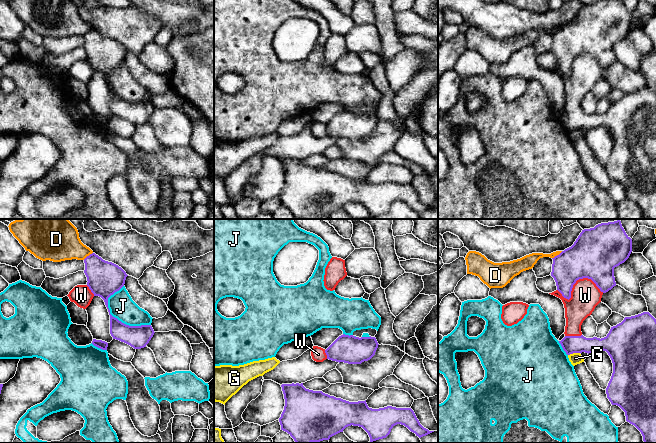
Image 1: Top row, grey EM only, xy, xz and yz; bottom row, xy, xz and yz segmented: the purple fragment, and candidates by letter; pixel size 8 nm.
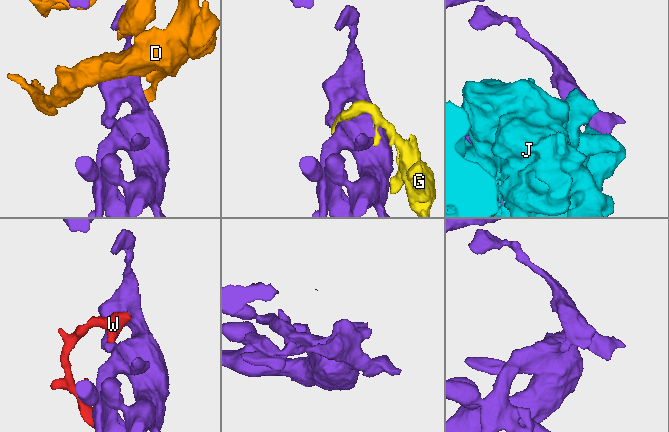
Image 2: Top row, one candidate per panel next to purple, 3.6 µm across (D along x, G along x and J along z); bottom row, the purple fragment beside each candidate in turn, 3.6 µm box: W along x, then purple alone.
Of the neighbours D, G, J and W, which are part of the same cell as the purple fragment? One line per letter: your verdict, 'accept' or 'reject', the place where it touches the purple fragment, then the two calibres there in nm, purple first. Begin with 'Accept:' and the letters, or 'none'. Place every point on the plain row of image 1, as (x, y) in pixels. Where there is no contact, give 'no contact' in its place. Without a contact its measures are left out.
Accept: W
D: reject | yz (557, 31) | 320/120 nm
G: reject | yz (573, 128) | 140/90 nm
J: reject | xy (123, 99) | 180/200 nm
W: accept | yz (575, 58) | 360/240 nm

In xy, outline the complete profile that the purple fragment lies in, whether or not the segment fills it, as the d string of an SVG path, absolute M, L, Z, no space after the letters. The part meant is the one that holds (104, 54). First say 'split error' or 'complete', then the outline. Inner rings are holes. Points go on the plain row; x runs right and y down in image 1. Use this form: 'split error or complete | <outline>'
split error | M92 29L92 30L90 30L89 32L87 32L87 33L84 35L84 39L85 39L85 46L84 46L84 49L85 49L85 51L86 51L86 53L87 53L87 57L88 57L88 58L87 58L86 61L77 61L77 62L75 62L75 63L69 68L69 70L68 70L67 72L69 73L70 77L71 77L71 78L74 78L78 83L83 84L83 85L86 85L86 84L90 81L90 79L91 79L91 77L92 77L92 75L93 75L94 72L99 72L99 73L101 73L101 74L104 76L105 81L106 81L106 83L107 83L107 85L108 85L109 91L110 91L110 110L111 110L111 112L113 113L113 115L119 116L119 117L121 117L121 118L124 118L124 119L128 120L128 121L130 121L131 123L133 123L134 125L141 125L141 124L146 123L146 121L149 119L149 117L151 116L151 114L153 113L153 111L154 111L154 109L155 109L154 106L153 106L153 104L152 104L152 102L151 102L151 101L141 101L141 102L129 102L129 101L126 101L126 100L122 99L121 97L119 97L117 94L113 93L113 92L110 90L110 86L109 86L109 84L108 84L108 74L109 74L111 71L113 71L115 68L119 67L119 66L124 62L126 53L128 52L128 51L126 50L126 48L125 48L121 43L119 43L118 41L116 41L116 40L114 40L114 39L112 39L112 38L108 38L108 37L103 36L101 33L99 33L99 32L96 31L95 29Z

